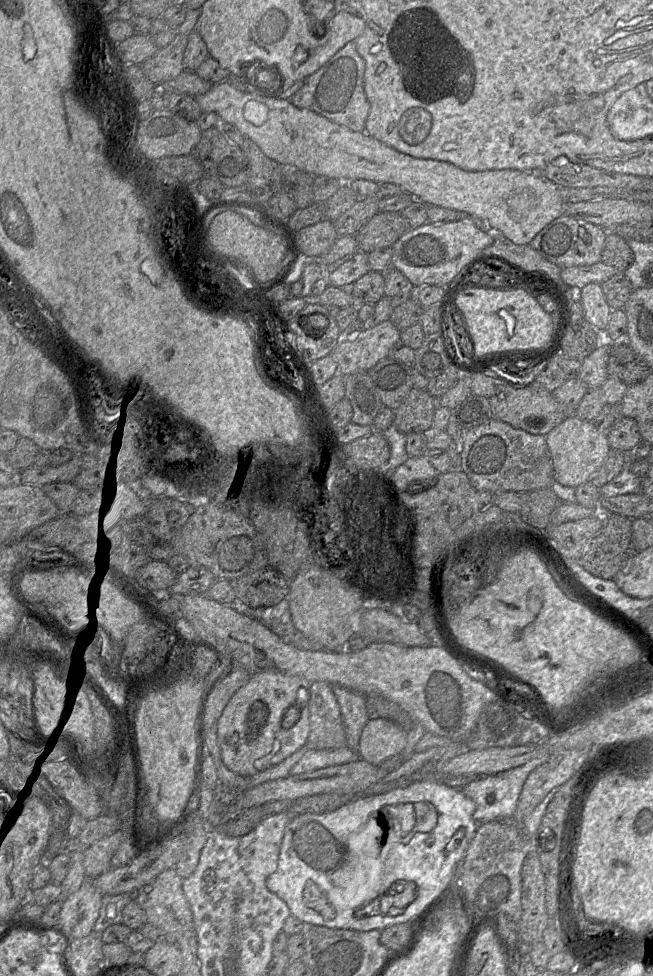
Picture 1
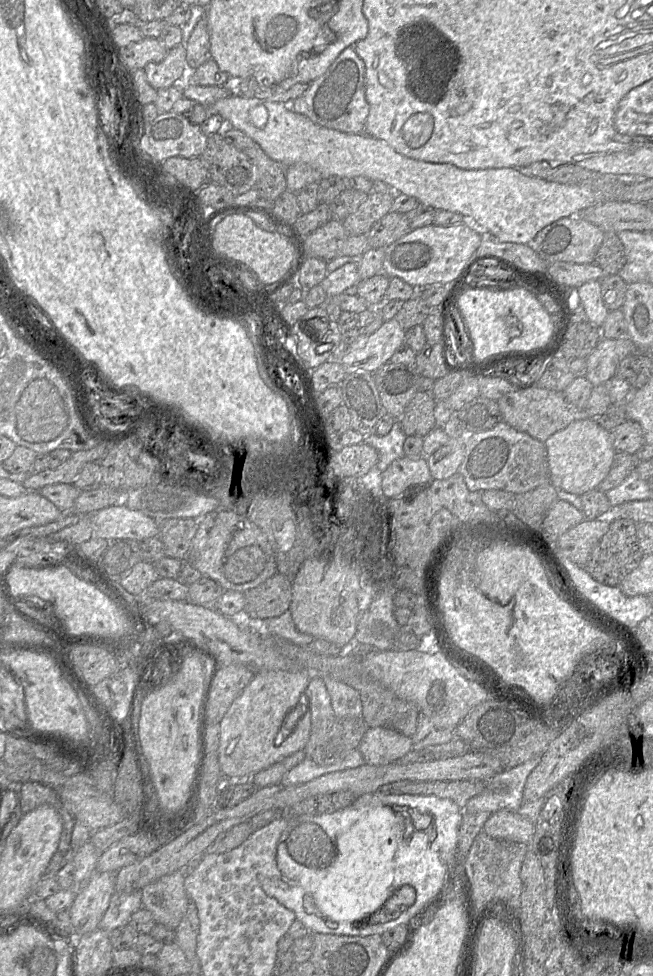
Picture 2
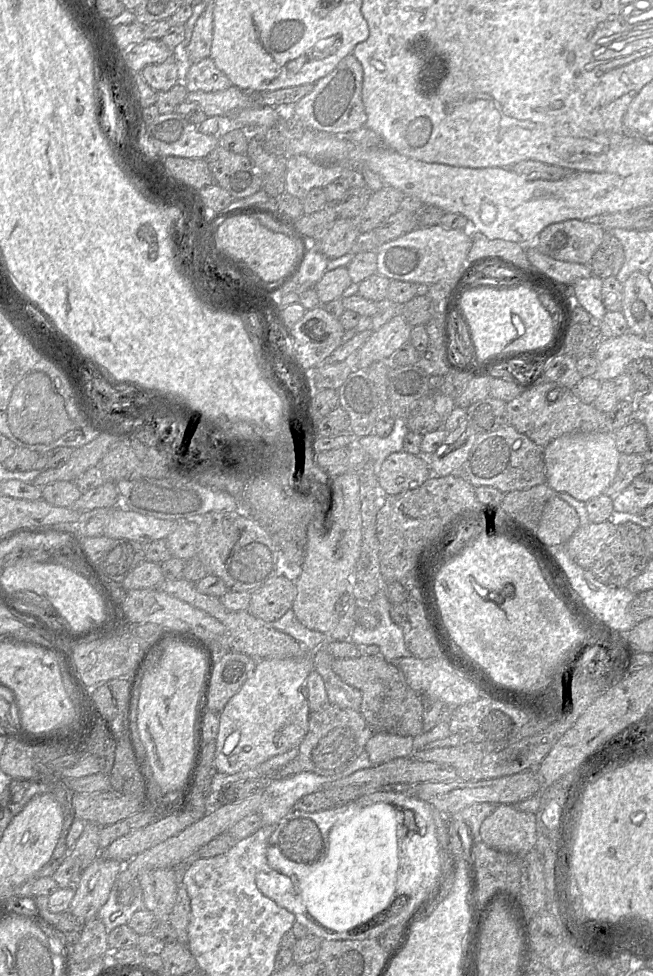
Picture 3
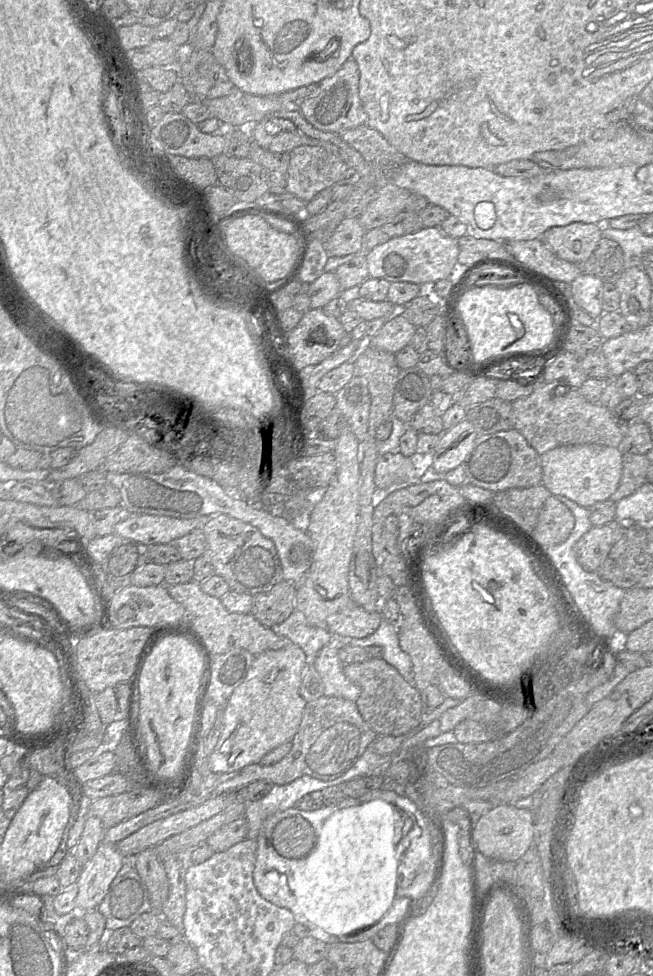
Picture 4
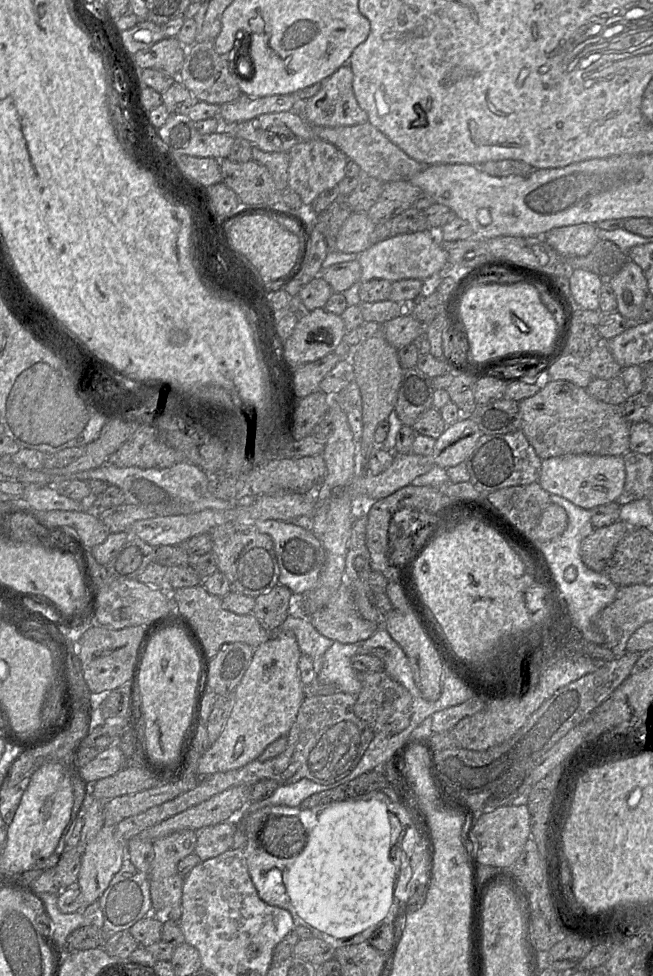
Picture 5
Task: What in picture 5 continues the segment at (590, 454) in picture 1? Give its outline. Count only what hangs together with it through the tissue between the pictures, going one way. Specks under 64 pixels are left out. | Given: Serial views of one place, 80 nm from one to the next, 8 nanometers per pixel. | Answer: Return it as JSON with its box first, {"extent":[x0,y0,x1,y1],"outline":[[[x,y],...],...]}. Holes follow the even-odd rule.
{"extent":[538,455,626,510],"outline":[[[564,455],[542,460],[538,483],[550,494],[561,496],[587,510],[616,502],[624,489],[626,469],[623,456]]]}

